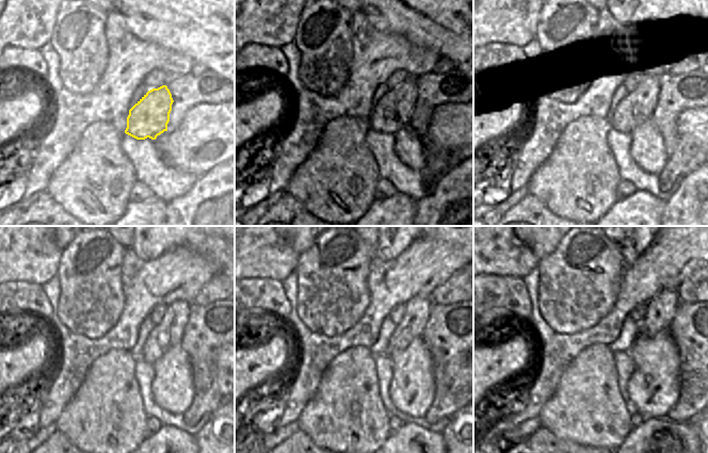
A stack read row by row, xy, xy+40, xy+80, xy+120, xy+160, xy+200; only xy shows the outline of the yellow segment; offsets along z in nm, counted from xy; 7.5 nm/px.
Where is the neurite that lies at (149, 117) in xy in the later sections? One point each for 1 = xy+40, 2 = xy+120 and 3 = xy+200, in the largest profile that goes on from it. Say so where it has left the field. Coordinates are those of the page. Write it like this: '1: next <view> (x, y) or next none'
1: next xy+40 (392, 112)
2: next xy+120 (167, 334)
3: next xy+200 (661, 308)

